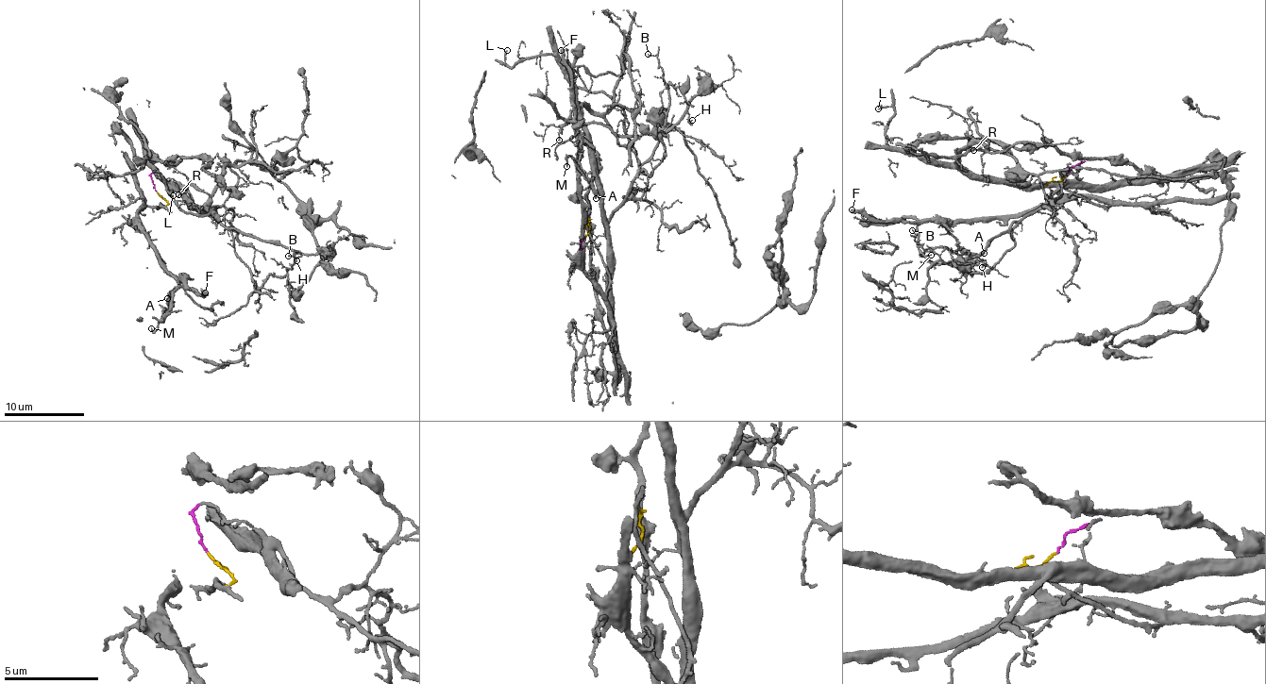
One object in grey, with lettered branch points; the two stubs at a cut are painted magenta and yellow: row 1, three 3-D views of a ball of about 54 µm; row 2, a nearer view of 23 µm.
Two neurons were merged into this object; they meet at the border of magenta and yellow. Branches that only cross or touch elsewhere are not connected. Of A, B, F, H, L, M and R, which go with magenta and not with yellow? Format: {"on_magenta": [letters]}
{"on_magenta": ["B", "H", "L", "R"]}

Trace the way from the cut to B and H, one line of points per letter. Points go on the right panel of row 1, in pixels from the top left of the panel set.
B: (1067, 176), (1083, 160), (1076, 178), (1018, 221), (1013, 246), (984, 272), (951, 264), (911, 229)
H: (1067, 176), (1083, 160), (1076, 178), (1059, 181), (1039, 209), (986, 244), (980, 256), (985, 263), (982, 268)

